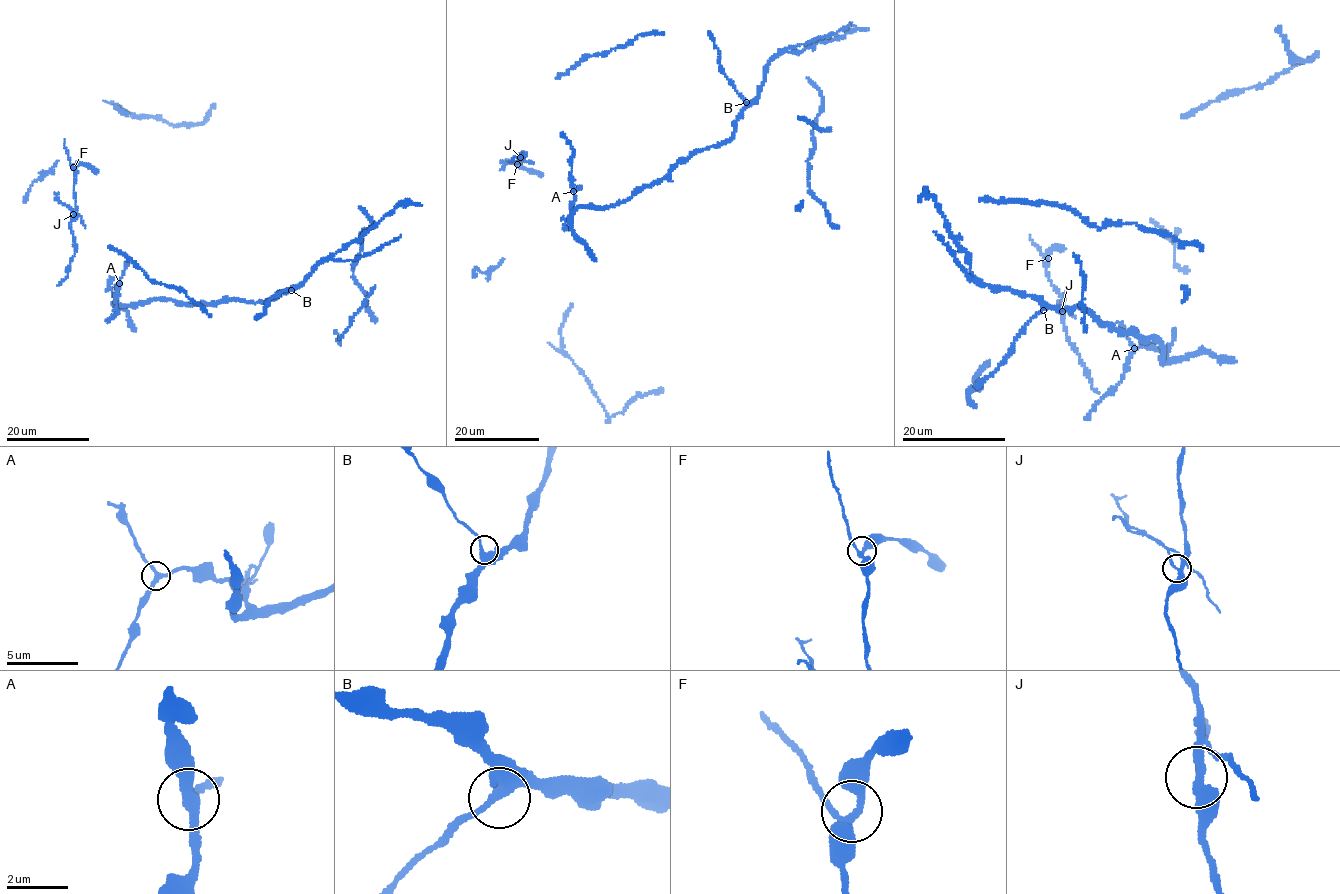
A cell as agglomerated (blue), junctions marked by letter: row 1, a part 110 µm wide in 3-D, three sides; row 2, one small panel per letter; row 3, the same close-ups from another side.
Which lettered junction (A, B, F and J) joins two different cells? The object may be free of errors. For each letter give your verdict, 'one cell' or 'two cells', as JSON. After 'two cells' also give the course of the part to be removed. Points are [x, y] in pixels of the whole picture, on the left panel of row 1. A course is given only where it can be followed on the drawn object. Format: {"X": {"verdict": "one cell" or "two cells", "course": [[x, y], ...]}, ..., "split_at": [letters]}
{"A": {"verdict": "one cell"}, "B": {"verdict": "one cell"}, "F": {"verdict": "one cell"}, "J": {"verdict": "two cells", "course": [[74, 214], [59, 201], [56, 194], [59, 193]]}, "split_at": ["J"]}

